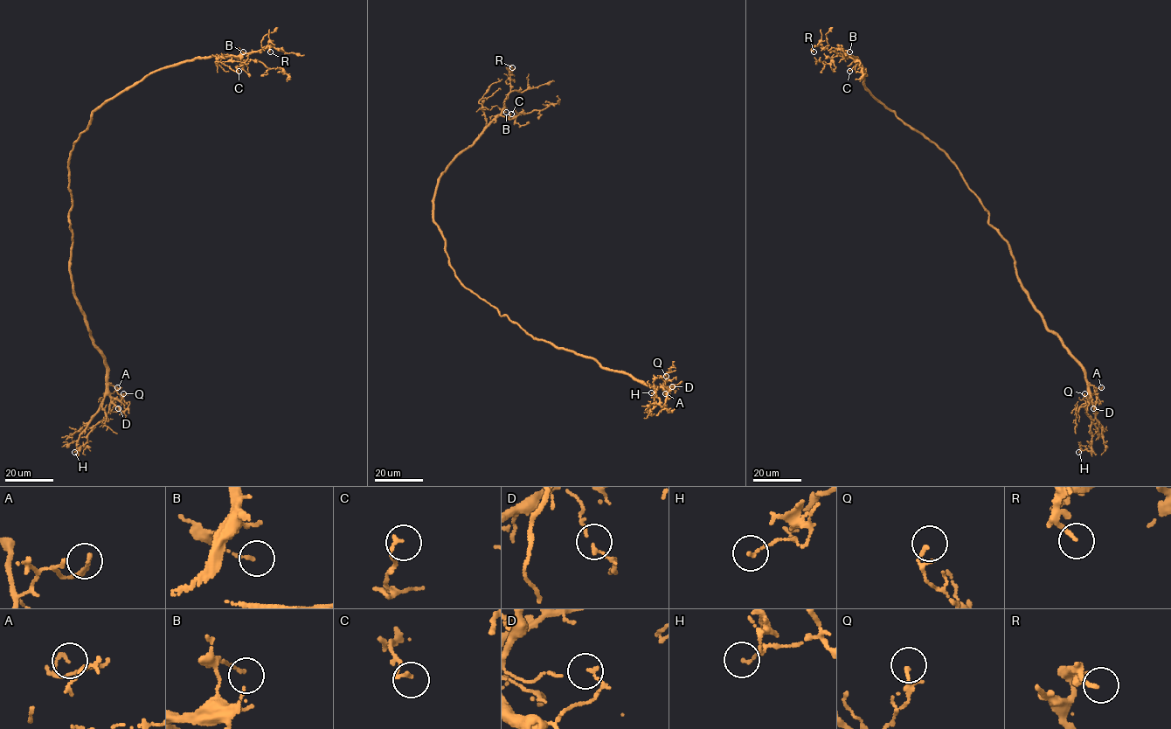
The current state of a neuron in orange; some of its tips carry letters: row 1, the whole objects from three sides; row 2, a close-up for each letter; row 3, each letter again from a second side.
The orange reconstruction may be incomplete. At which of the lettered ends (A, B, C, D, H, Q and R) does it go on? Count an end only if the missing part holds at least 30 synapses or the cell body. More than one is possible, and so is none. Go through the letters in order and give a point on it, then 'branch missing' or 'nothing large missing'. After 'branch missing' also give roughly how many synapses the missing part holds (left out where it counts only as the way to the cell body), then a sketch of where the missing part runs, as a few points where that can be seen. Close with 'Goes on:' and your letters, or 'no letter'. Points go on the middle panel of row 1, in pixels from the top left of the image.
A: place (665, 393); nothing large missing
B: place (506, 112); nothing large missing
C: place (511, 114); nothing large missing
D: place (672, 386); nothing large missing
H: place (651, 392); nothing large missing
Q: place (666, 376); nothing large missing
R: place (512, 67); nothing large missing
Goes on: no letter

